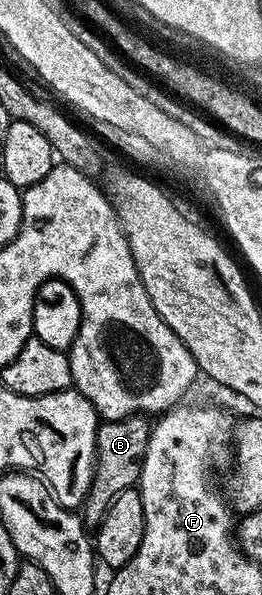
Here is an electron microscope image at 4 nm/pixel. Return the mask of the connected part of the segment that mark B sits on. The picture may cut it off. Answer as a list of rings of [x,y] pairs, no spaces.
[[[143,414],[121,420],[104,420],[101,423],[96,431],[96,466],[92,471],[92,485],[82,505],[82,520],[85,525],[99,524],[110,502],[114,502],[114,498],[122,494],[122,490],[133,487],[139,481],[151,433],[152,424],[149,417]]]

